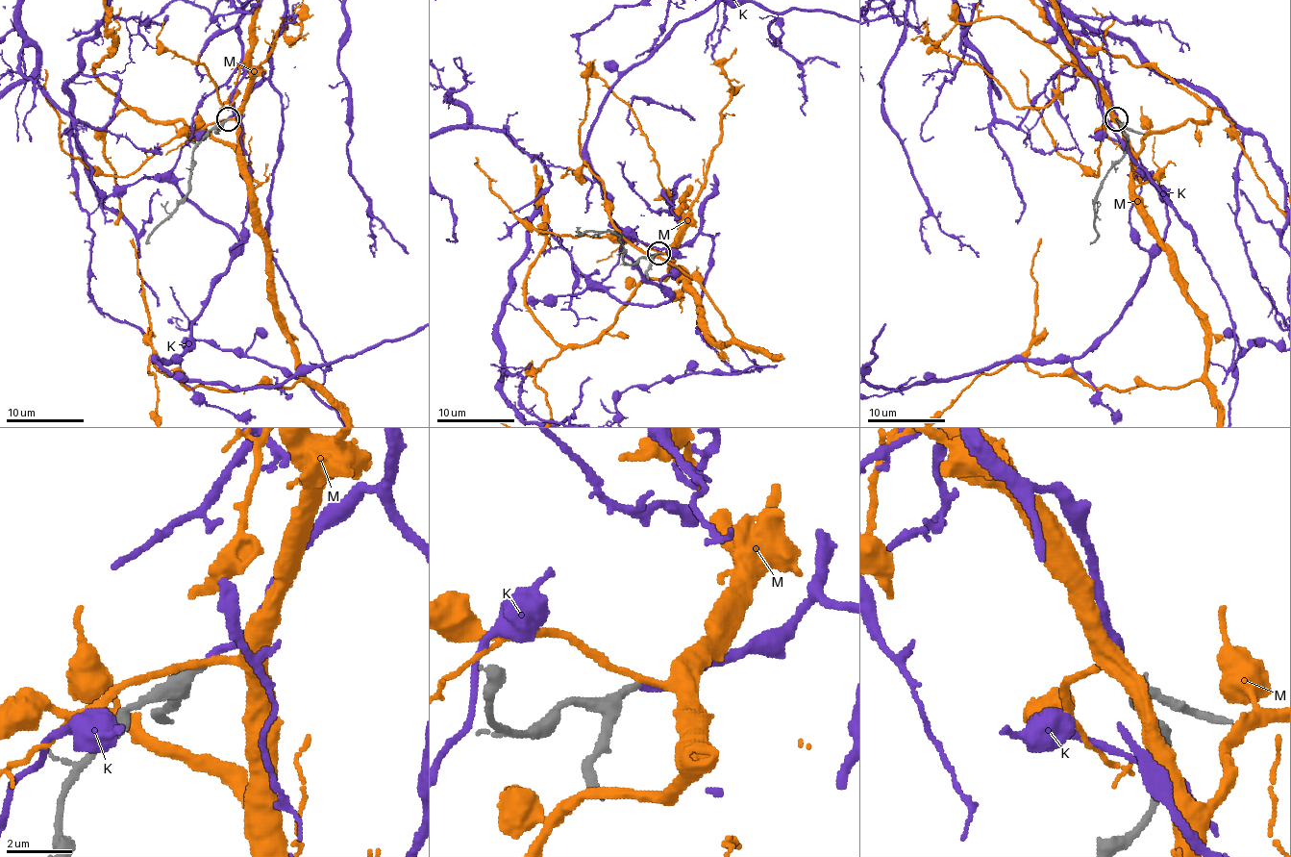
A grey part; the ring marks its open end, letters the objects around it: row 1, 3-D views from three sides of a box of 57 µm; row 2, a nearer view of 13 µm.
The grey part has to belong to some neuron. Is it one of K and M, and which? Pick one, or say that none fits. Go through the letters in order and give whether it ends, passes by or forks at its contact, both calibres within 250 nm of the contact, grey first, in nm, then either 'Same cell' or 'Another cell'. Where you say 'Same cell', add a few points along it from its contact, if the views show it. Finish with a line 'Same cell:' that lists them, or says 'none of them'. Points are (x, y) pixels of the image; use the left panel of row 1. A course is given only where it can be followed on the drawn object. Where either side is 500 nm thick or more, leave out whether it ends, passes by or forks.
K: It ends there. Thickness 280 nm (grey) against 240 nm. Same cell
M: It passes by. Thickness 300 nm (grey) against 200 nm. Another cell
Same cell: K

